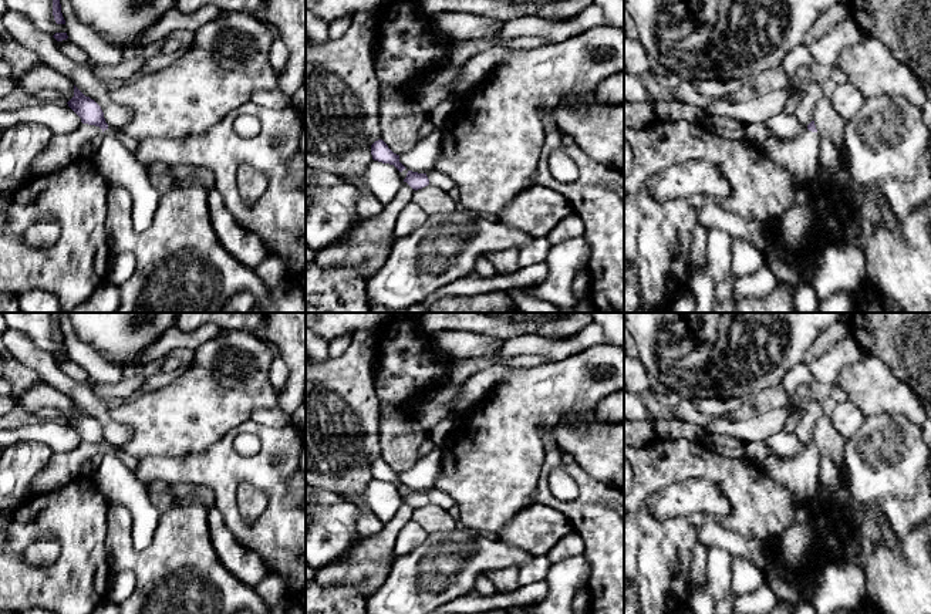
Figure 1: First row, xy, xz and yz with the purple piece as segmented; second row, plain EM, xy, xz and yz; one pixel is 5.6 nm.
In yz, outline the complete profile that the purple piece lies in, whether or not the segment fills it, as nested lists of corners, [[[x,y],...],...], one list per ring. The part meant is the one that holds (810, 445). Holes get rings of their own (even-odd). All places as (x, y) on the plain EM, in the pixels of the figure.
[[[814,439],[806,448],[789,460],[776,460],[769,458],[760,462],[760,466],[772,473],[779,483],[786,486],[800,505],[813,502],[819,488],[819,462]]]

